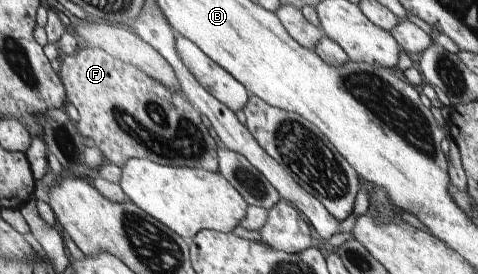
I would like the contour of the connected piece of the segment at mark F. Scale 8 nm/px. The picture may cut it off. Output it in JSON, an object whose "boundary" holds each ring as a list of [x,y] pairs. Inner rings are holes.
{"boundary":[[[90,46],[78,50],[74,55],[66,56],[58,66],[65,91],[68,93],[67,101],[76,107],[80,115],[80,121],[75,123],[77,130],[90,144],[104,152],[106,162],[122,167],[129,159],[142,158],[153,160],[157,164],[202,168],[218,173],[218,148],[223,145],[212,127],[206,127],[202,111],[185,96],[171,92],[165,85],[132,64]]]}

